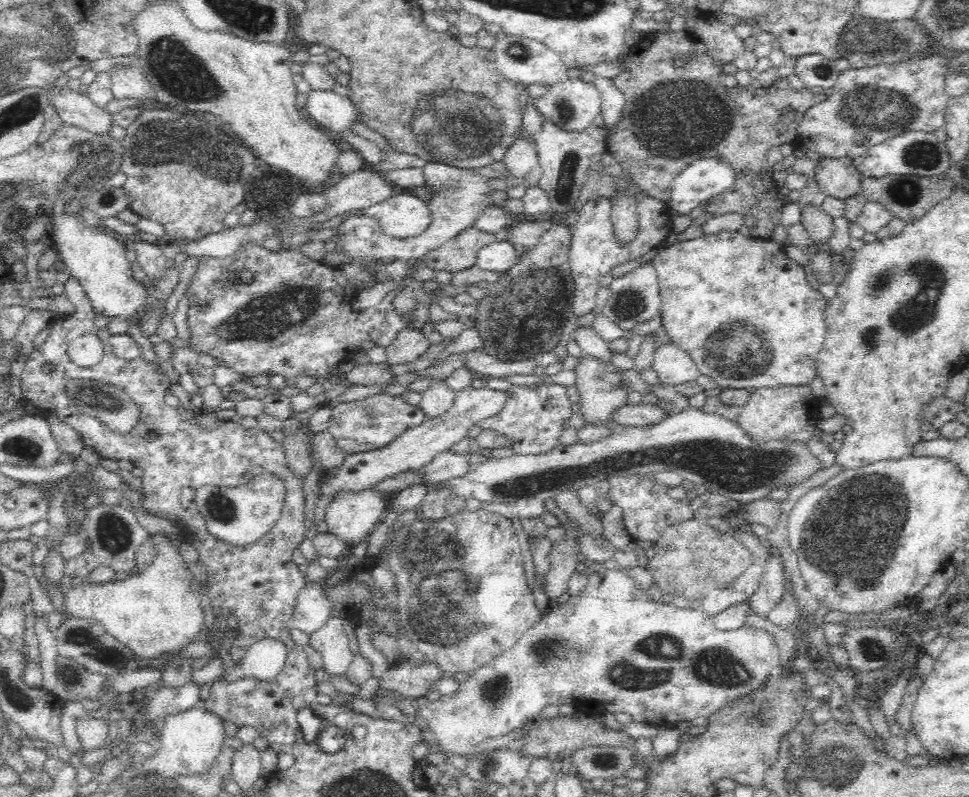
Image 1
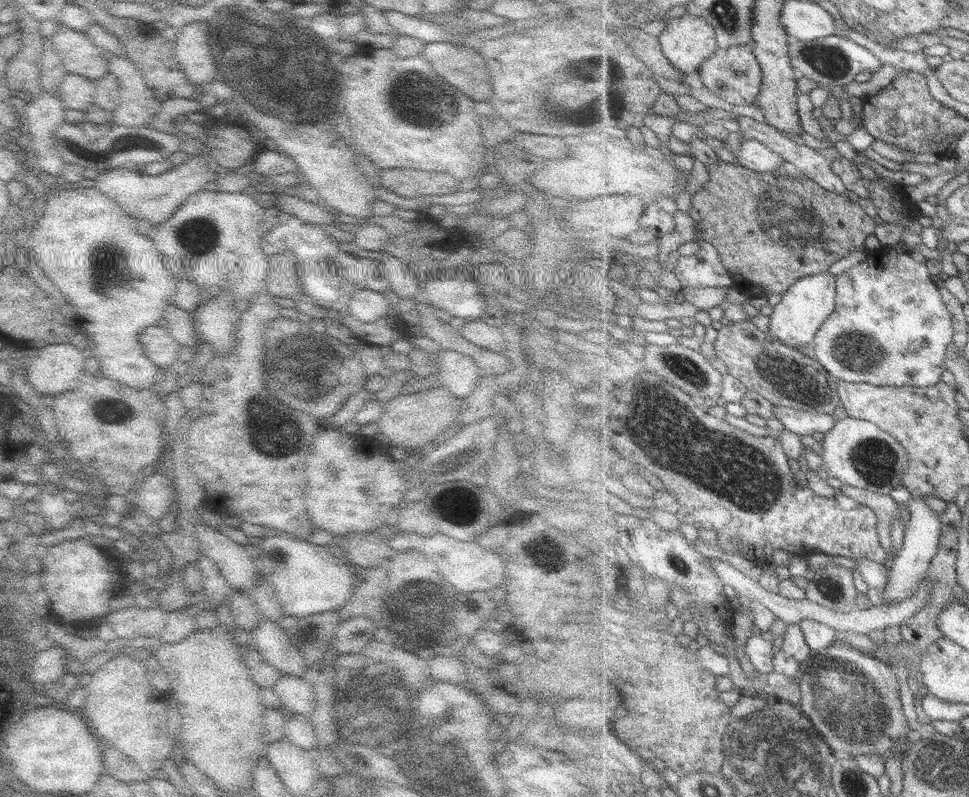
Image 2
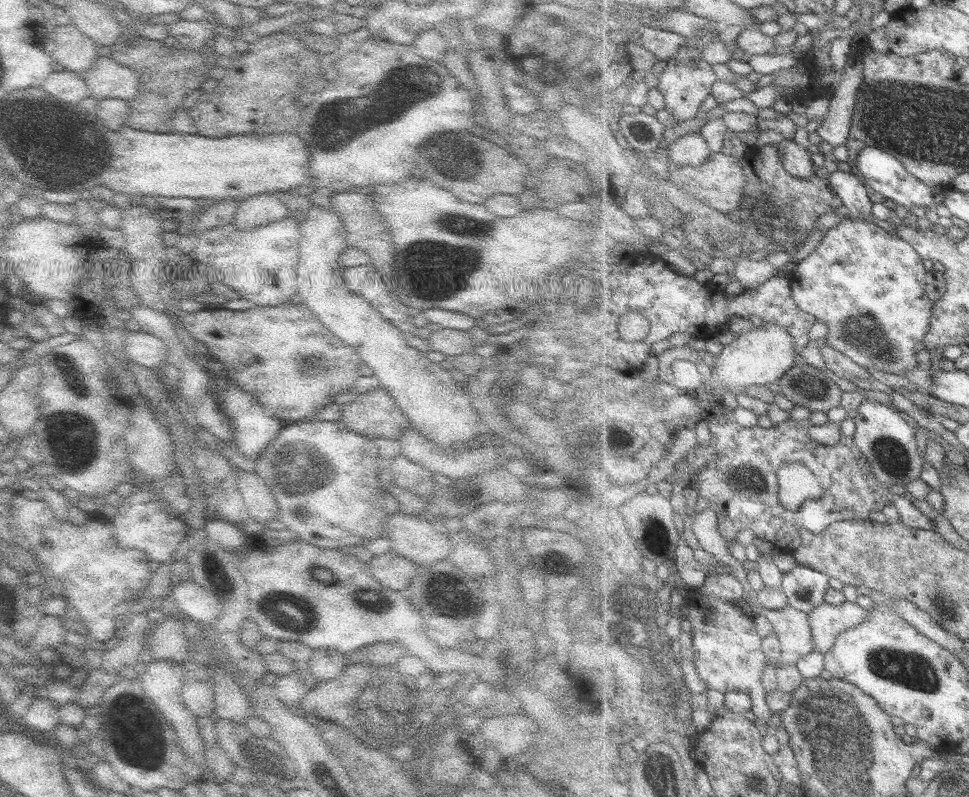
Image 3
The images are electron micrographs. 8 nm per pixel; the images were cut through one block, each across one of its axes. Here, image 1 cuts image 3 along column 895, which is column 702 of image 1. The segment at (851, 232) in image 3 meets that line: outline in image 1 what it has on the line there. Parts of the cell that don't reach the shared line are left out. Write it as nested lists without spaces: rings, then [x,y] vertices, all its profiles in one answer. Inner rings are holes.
[[[726,230],[718,234],[704,234],[700,238],[677,241],[674,244],[664,243],[653,258],[659,293],[659,313],[662,314],[662,332],[674,345],[686,352],[697,366],[700,374],[710,376],[718,386],[723,388],[742,388],[749,391],[753,389],[774,388],[778,386],[806,386],[817,377],[815,359],[825,338],[824,308],[827,299],[818,290],[812,289],[806,281],[804,270],[789,257],[787,257],[781,245],[771,238],[746,237],[739,231]]]

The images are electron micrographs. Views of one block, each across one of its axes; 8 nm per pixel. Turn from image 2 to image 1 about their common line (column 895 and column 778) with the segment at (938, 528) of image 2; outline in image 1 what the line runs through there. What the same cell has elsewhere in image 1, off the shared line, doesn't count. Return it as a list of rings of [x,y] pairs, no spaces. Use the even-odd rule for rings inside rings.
[[[772,551],[770,555],[771,557],[764,563],[764,576],[762,576],[762,580],[760,580],[760,586],[758,590],[756,590],[756,593],[748,600],[751,613],[763,618],[766,618],[768,614],[778,606],[778,603],[780,603],[780,600],[785,594],[786,573],[783,561],[775,551]]]

